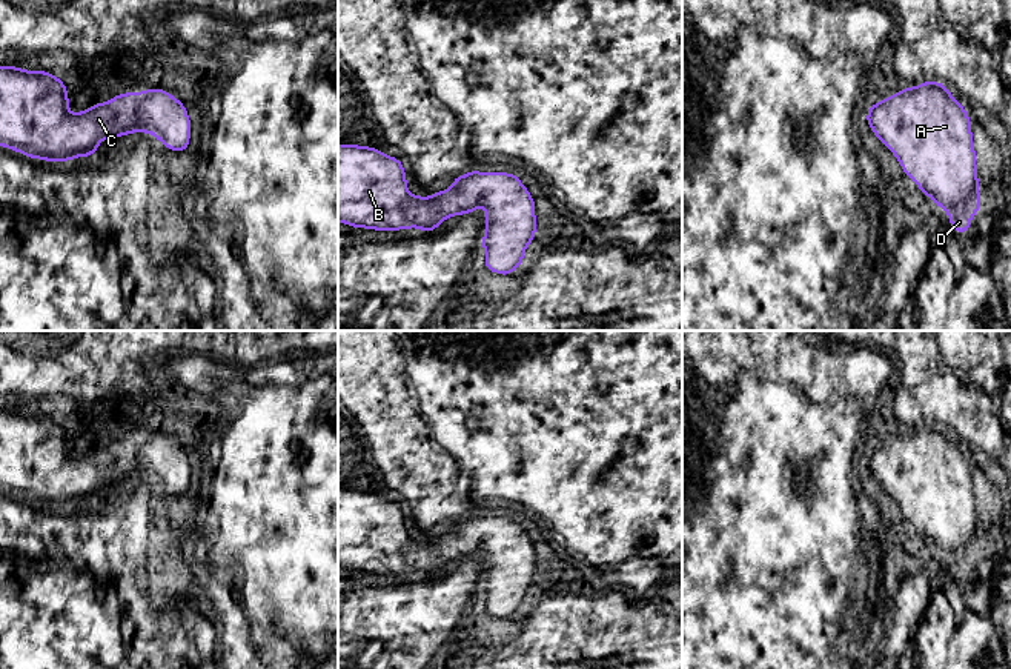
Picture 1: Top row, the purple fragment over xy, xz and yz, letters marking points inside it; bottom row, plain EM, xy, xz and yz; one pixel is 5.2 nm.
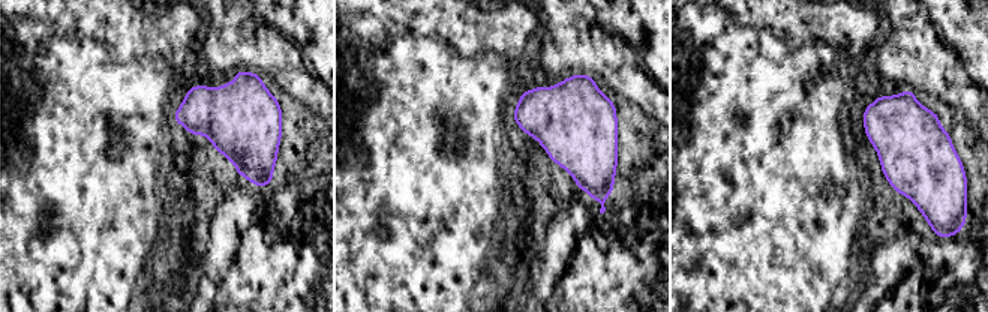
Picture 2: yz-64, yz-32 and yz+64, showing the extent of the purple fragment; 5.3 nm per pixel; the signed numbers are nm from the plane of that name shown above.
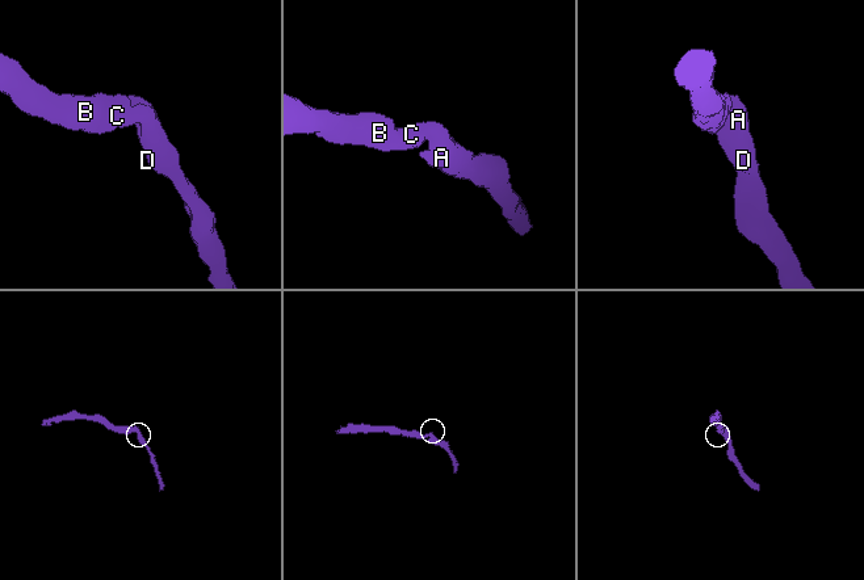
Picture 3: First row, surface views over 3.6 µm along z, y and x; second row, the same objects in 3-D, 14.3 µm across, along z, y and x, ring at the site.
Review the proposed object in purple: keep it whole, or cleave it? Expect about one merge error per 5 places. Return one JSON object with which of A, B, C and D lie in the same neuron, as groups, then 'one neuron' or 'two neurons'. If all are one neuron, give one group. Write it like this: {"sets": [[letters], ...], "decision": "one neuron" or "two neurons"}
{"sets": [["A", "B", "C", "D"]], "decision": "one neuron"}

